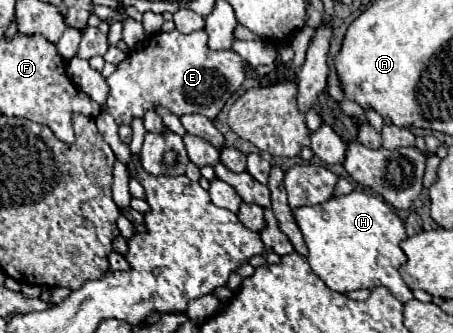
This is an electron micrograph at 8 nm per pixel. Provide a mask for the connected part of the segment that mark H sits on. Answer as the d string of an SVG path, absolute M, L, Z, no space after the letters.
M354 190L318 206L294 208L292 214L308 246L308 264L330 290L346 294L358 288L386 286L402 304L412 300L412 292L398 274L400 264L404 264L400 242L406 238L406 230L394 208L382 198Z

